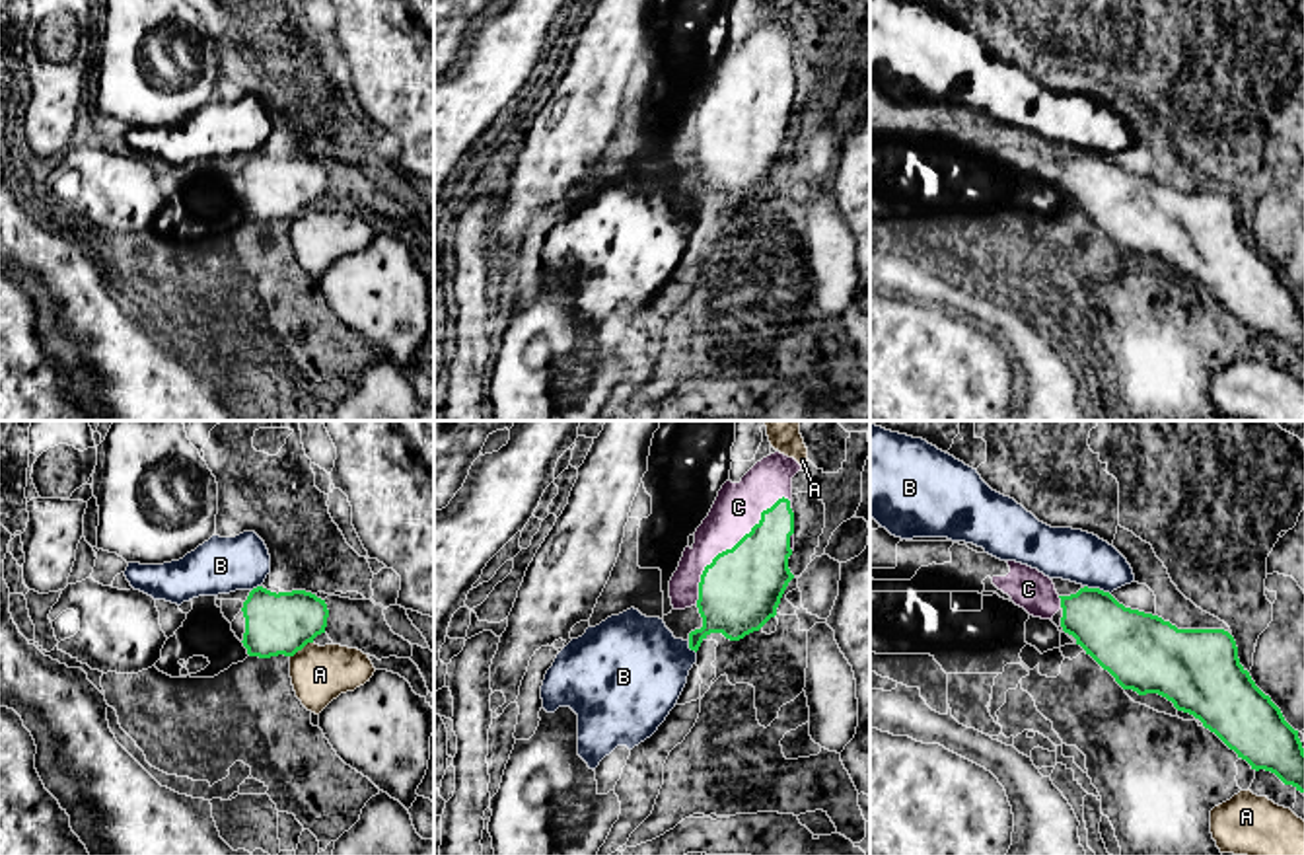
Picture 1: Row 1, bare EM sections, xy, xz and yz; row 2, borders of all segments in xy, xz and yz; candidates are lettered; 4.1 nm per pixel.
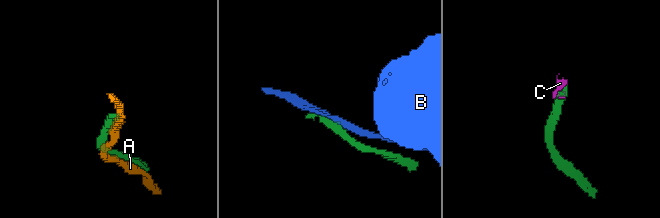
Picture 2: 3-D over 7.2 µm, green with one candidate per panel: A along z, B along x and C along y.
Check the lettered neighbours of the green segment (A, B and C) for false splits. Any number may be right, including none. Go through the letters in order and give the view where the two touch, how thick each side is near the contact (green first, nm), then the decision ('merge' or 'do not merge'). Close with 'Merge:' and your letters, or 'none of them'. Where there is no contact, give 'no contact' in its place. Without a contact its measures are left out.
A: contact in xy; calibres 260 and 240 nm; do not merge
B: contact in yz; calibres 280 and 220 nm; do not merge
C: contact in xz; calibres 340 and 200 nm; merge
Merge: C

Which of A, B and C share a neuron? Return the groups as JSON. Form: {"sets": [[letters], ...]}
{"sets": [["A"], ["B"], ["C"]]}

